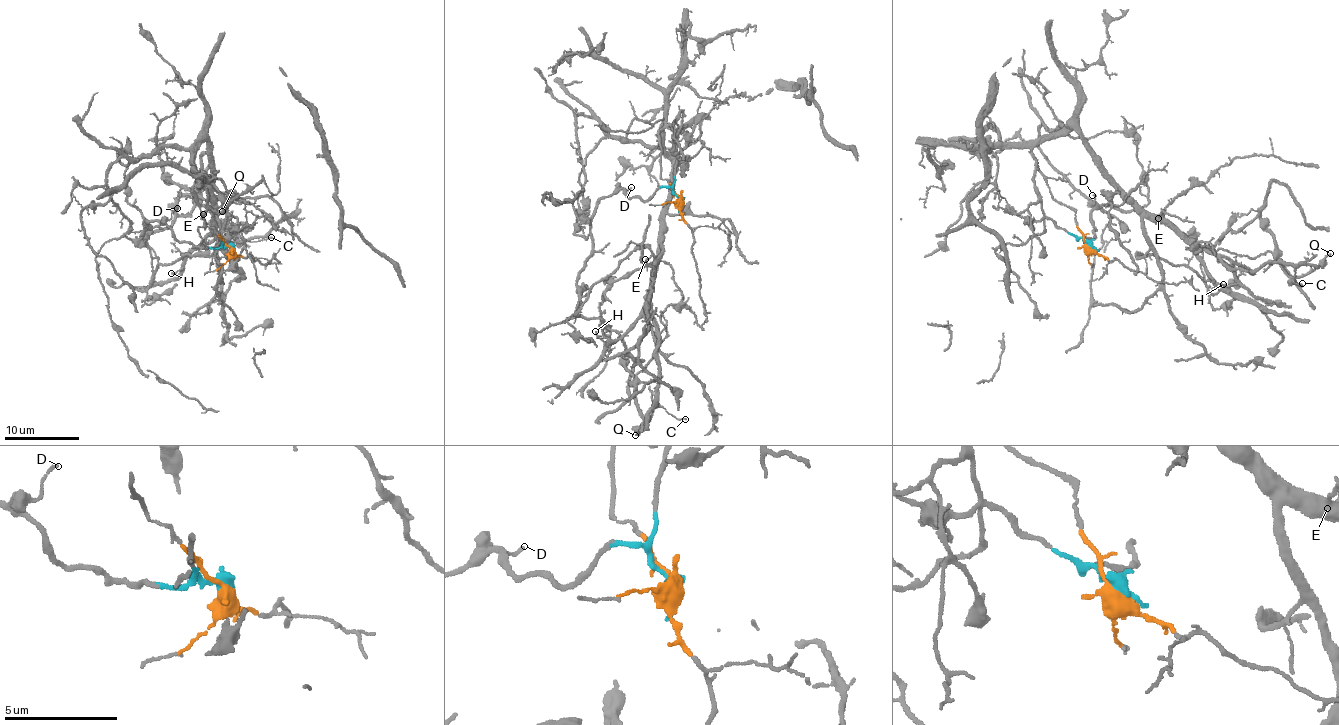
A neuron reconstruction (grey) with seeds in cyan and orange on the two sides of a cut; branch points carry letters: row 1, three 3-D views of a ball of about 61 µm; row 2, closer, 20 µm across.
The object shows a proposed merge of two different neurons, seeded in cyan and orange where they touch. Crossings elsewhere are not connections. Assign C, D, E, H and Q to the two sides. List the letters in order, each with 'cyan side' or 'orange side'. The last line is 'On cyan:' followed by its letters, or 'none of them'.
C: cyan side
D: cyan side
E: orange side
H: orange side
Q: cyan side
On cyan: C, D, Q

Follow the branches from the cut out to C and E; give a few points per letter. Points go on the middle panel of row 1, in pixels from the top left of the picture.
C: (679, 201), (660, 187), (647, 200), (606, 196), (577, 311), (619, 335), (634, 378), (685, 419)
E: (678, 201), (660, 176), (658, 133), (665, 122), (663, 153), (674, 164), (660, 254), (648, 266), (646, 258)

